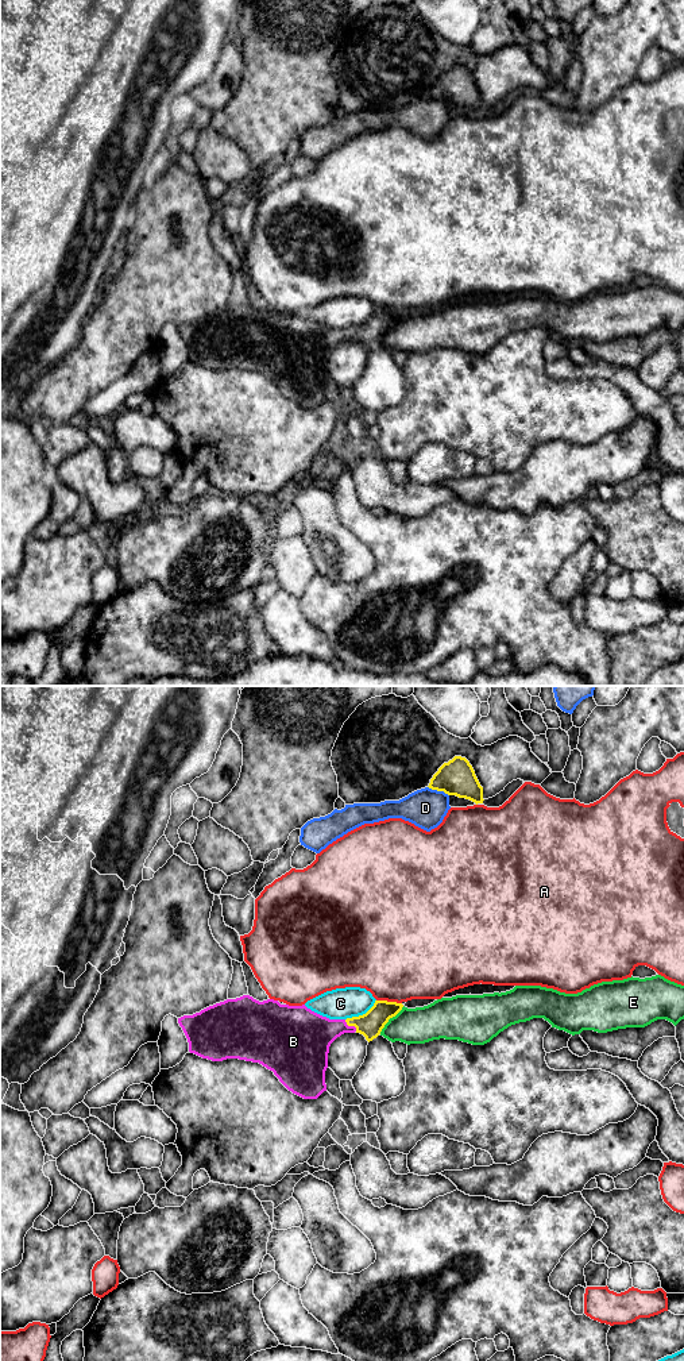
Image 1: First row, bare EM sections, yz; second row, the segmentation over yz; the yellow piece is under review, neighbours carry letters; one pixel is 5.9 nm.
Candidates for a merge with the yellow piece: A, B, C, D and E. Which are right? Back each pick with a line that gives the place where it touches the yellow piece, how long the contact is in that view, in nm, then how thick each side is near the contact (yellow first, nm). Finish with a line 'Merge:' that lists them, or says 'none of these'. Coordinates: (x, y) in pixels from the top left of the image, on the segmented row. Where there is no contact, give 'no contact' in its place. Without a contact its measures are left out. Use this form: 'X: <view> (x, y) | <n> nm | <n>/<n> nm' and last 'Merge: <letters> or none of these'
B: yz (351, 1025) | 100 nm | 150/260 nm
Merge: B

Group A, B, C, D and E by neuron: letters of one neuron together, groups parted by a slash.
A / B / C / D / E

